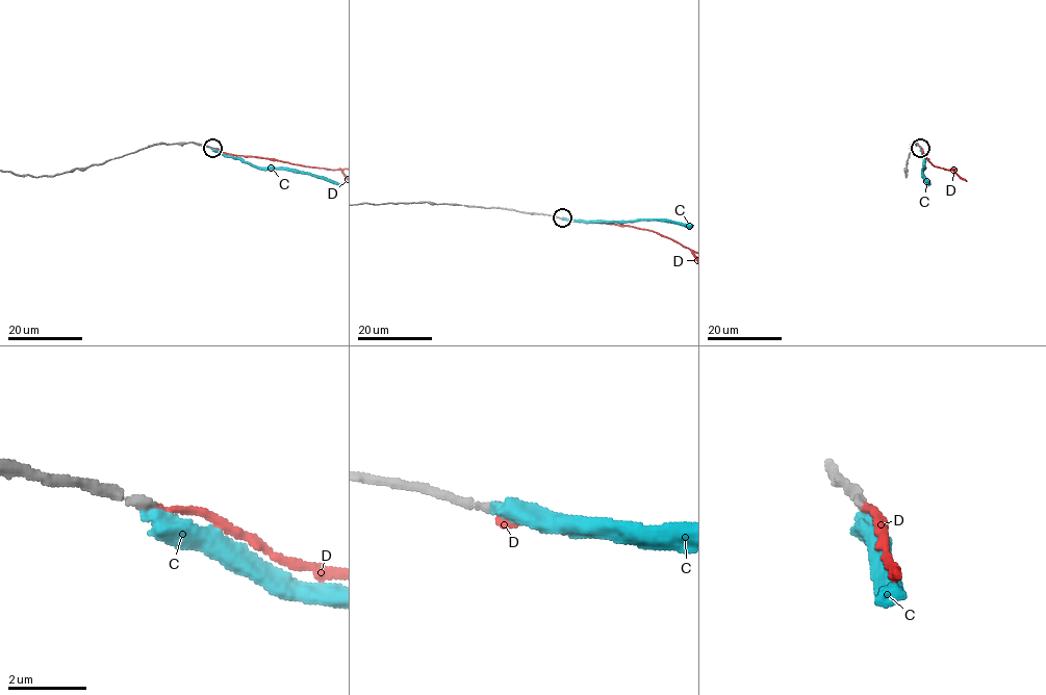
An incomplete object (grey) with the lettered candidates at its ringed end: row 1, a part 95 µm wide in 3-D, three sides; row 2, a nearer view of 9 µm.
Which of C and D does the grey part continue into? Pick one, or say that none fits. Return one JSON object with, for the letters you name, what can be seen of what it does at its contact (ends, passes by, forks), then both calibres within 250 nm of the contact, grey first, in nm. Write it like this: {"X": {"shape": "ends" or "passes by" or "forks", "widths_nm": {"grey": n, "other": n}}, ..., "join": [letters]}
{"D": {"shape": "ends", "widths_nm": {"grey": 220, "other": 200}}, "join": ["D"]}

